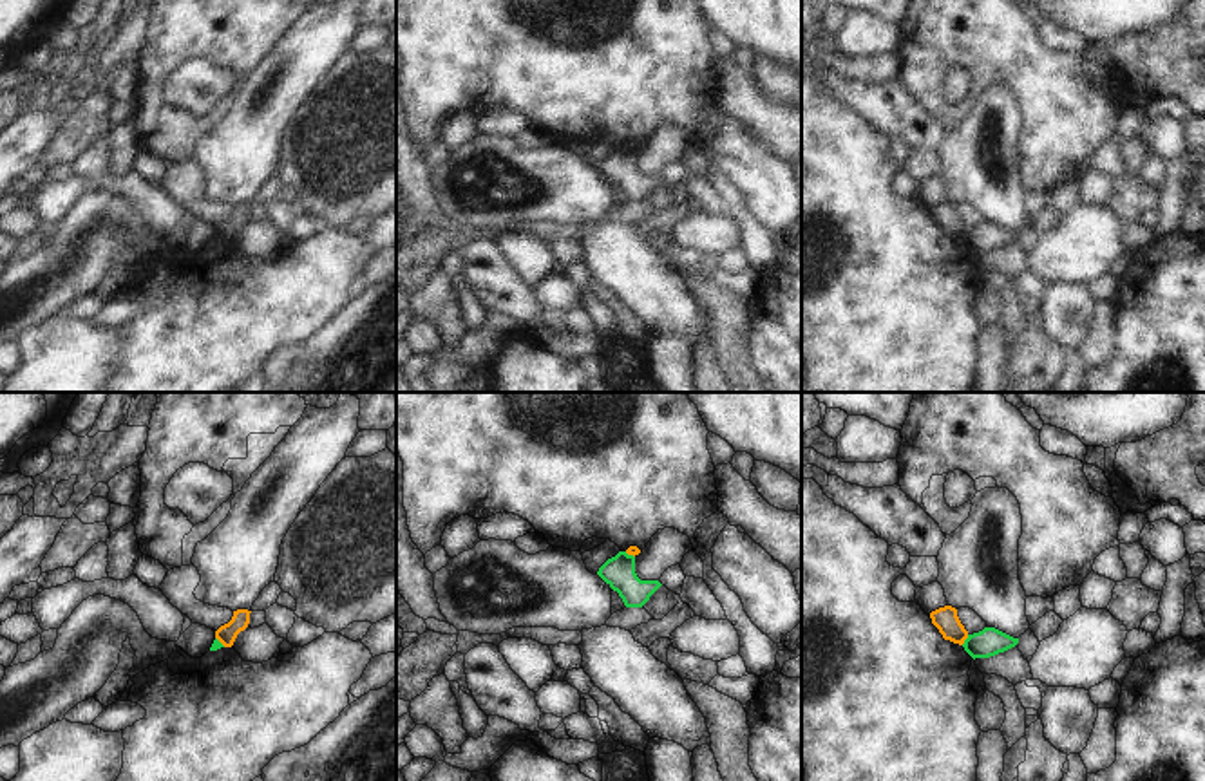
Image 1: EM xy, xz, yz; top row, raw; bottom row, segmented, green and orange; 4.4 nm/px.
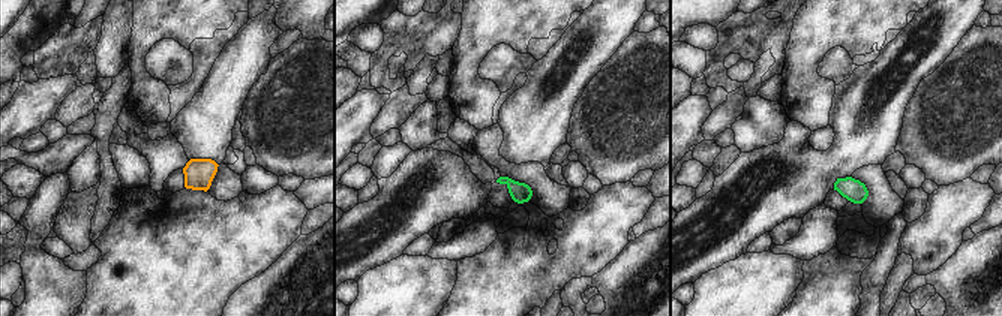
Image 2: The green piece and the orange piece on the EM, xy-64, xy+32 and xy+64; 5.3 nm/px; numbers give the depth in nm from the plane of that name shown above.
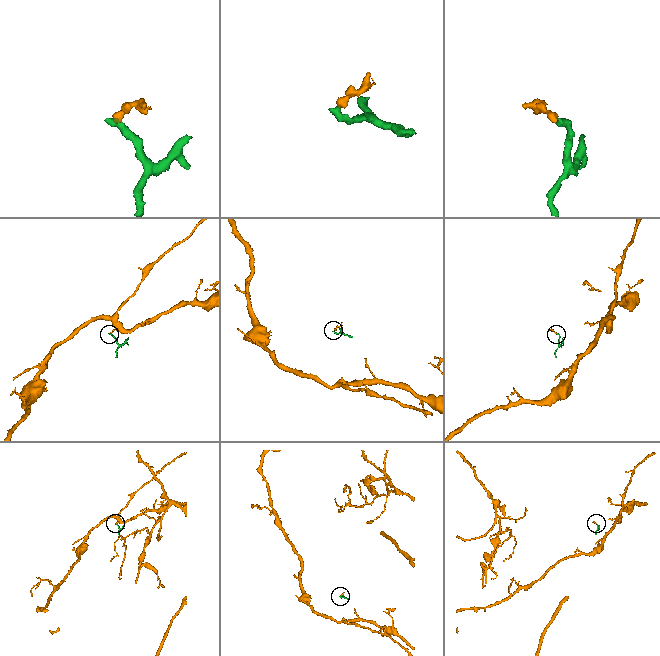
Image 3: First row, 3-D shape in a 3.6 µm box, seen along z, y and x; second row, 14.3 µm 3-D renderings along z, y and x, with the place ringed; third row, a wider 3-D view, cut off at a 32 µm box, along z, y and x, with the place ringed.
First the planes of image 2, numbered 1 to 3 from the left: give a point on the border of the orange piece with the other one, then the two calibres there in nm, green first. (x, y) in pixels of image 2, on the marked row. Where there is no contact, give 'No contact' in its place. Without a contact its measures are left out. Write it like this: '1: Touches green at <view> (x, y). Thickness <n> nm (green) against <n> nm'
1: No contact
2: No contact
3: No contact

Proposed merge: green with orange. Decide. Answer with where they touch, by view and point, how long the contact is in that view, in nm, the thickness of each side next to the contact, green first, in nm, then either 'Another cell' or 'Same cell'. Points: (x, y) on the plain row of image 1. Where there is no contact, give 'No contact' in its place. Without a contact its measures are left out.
Touches green at yz (965, 235). Shared border 60 nm. Thickness 130 nm (green) against 110 nm. Another cell

